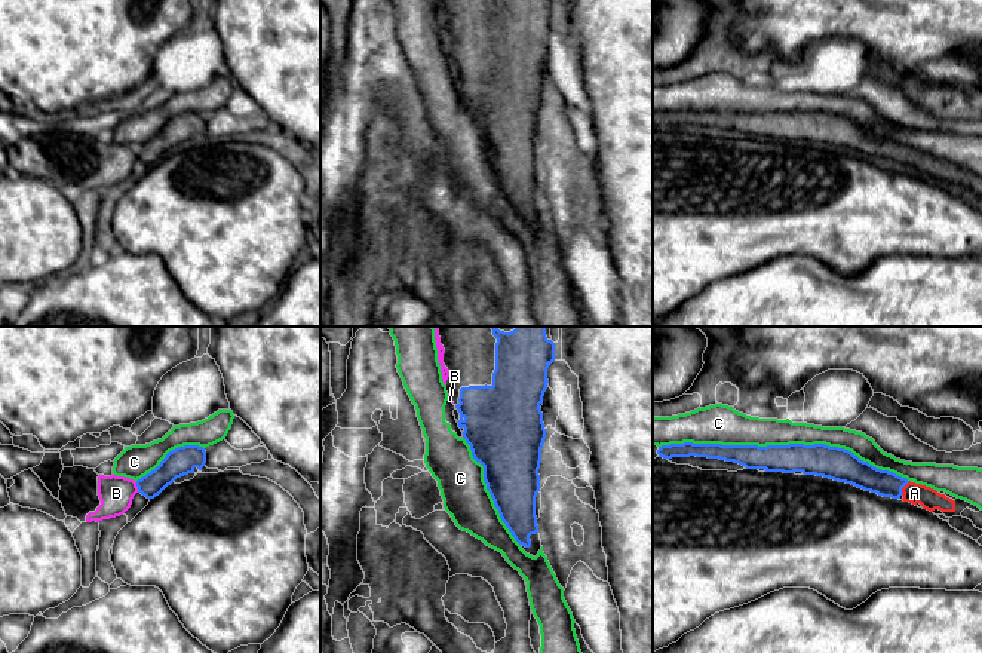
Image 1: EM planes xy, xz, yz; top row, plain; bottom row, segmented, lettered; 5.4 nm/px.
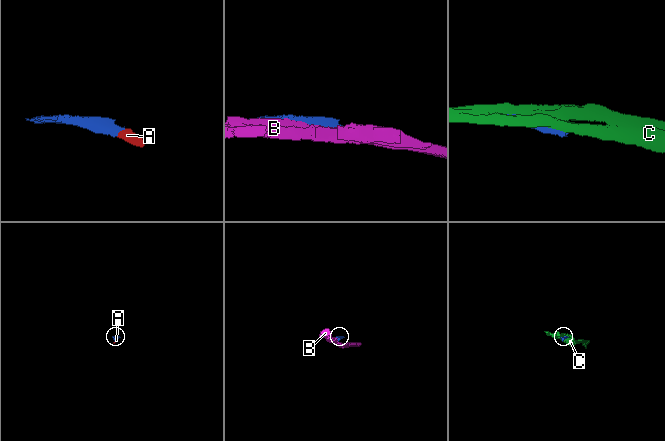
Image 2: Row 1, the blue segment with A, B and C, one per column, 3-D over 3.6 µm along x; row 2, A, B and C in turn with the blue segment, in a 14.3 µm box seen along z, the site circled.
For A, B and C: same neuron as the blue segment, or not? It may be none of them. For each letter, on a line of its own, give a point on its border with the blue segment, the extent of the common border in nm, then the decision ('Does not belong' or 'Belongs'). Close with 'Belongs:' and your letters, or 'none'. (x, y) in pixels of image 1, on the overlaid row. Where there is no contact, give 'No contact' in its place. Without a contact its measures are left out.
A: Touches blue at yz (902, 487). Shared border 90 nm. Belongs
B: Touches blue at xy (137, 486). Shared border 70 nm. Does not belong
C: Touches blue at yz (783, 445). Shared border 1350 nm. Does not belong
Belongs: A

